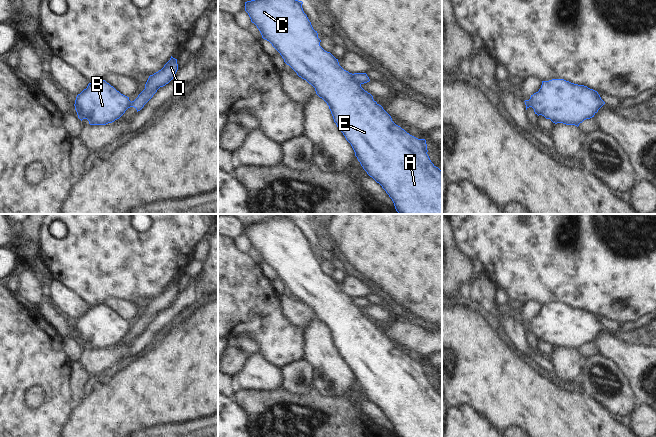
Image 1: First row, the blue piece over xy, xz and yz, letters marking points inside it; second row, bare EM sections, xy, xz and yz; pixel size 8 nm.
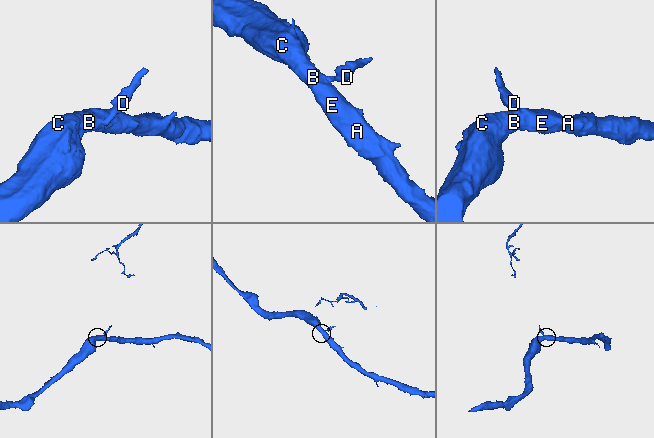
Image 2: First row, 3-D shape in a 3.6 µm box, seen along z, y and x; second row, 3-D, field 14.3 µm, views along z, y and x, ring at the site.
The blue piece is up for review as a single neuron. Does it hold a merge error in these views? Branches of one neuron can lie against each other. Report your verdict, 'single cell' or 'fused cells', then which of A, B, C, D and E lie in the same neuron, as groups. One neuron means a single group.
fused cells; A B C E / D

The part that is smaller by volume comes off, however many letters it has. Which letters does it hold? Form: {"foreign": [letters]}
{"foreign": ["D"]}

